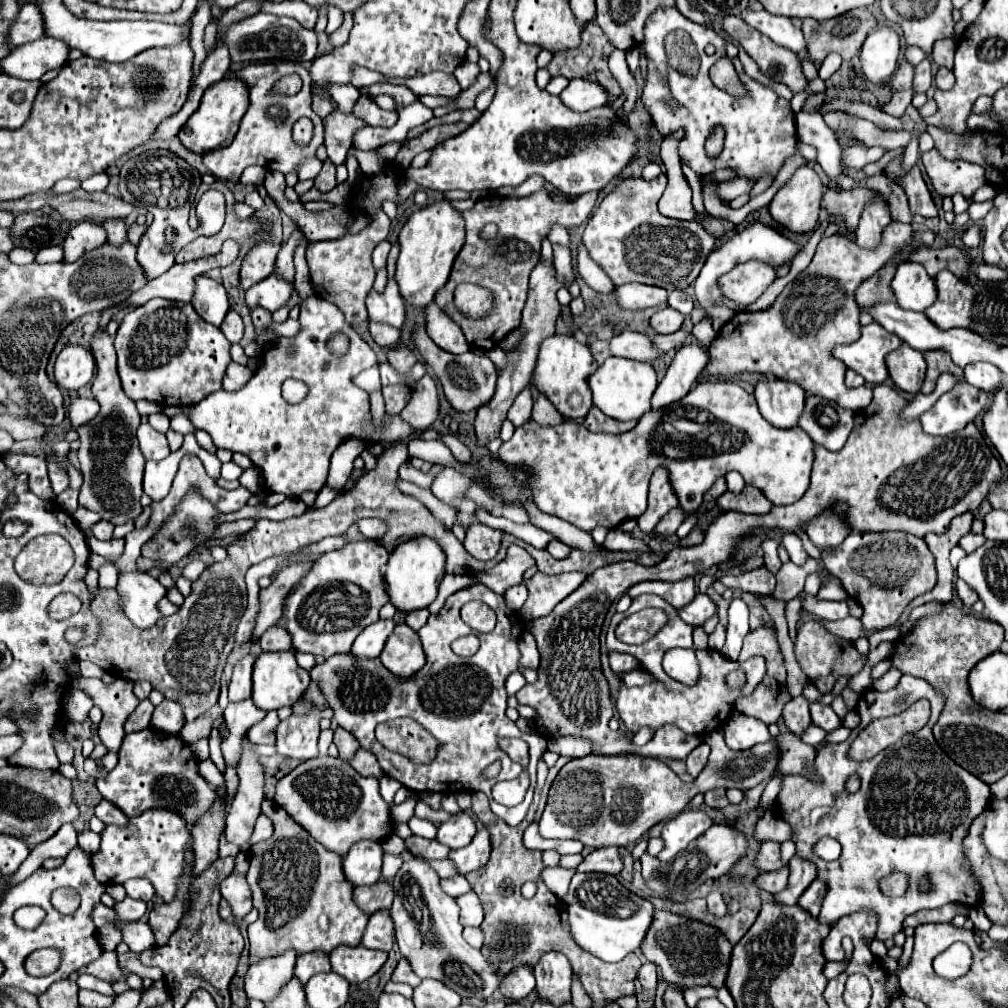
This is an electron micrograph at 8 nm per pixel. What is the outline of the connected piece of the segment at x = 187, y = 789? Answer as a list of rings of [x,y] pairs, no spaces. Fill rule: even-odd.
[[[154,728],[126,734],[116,768],[106,778],[96,780],[96,786],[102,798],[120,808],[128,818],[140,816],[150,808],[168,808],[180,812],[188,828],[192,828],[192,820],[196,820],[200,812],[206,812],[208,804],[216,800],[216,790],[198,772],[198,760],[192,756],[190,744],[180,736],[160,736]]]

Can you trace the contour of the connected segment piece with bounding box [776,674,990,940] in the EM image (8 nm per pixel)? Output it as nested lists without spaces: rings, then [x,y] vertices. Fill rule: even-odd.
[[[904,674],[896,688],[888,692],[866,690],[860,694],[856,704],[860,724],[844,742],[824,744],[818,750],[816,770],[824,776],[824,784],[816,786],[804,776],[782,778],[776,808],[792,826],[790,840],[796,844],[796,856],[810,860],[816,866],[818,880],[826,884],[822,910],[816,918],[820,924],[832,924],[838,916],[870,908],[878,914],[876,938],[888,940],[902,930],[904,918],[918,910],[940,908],[948,902],[958,902],[964,906],[976,906],[980,902],[980,886],[972,876],[968,860],[964,858],[962,840],[968,834],[972,820],[982,812],[984,804],[988,804],[990,786],[960,768],[936,744],[932,726],[936,724],[942,708],[944,696],[924,680],[908,674]],[[898,696],[908,698],[904,704],[898,704]],[[920,698],[926,698],[932,704],[930,720],[924,728],[904,734],[896,744],[884,748],[872,760],[854,762],[846,758],[846,746],[852,744],[860,728],[866,728],[872,720],[902,714]],[[852,774],[860,778],[860,790],[856,794],[846,790],[846,780]],[[822,836],[832,836],[842,844],[842,854],[838,860],[826,862],[810,854],[812,844]],[[894,872],[904,872],[908,876],[908,892],[902,898],[886,898],[880,892],[880,880]],[[924,872],[930,872],[930,880],[934,884],[928,894],[920,894],[916,886],[916,880]]]

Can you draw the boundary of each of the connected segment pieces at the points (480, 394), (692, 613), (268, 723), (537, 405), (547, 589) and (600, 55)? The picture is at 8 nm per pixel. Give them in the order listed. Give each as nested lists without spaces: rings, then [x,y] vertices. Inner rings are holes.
[[[418,328],[414,332],[414,344],[416,344],[420,356],[424,358],[424,362],[428,366],[432,366],[434,374],[442,382],[444,396],[448,398],[448,402],[452,404],[454,410],[470,412],[470,410],[476,410],[480,404],[488,404],[488,400],[492,400],[494,390],[496,390],[498,370],[488,356],[476,356],[474,352],[466,352],[466,354],[460,354],[460,356],[448,354],[442,348],[436,348],[436,344],[428,338],[424,328]]]
[[[700,592],[690,604],[678,608],[678,616],[690,626],[702,626],[710,616],[714,616],[714,612],[716,612],[716,604],[706,594]]]
[[[268,712],[264,720],[254,724],[248,730],[248,738],[254,744],[274,744],[276,742],[276,728],[278,728],[278,716],[276,712]]]
[[[540,392],[538,398],[534,400],[532,406],[532,420],[536,420],[541,425],[558,425],[564,422],[564,418],[558,414],[554,404]]]
[[[536,572],[530,580],[526,580],[528,600],[518,612],[522,620],[534,620],[540,616],[548,616],[556,608],[560,600],[572,594],[586,580],[584,572],[568,572],[558,576],[548,576]]]
[[[592,20],[592,24],[582,26],[580,34],[582,42],[576,52],[558,52],[554,54],[554,60],[548,66],[548,72],[552,76],[564,76],[564,78],[586,78],[594,80],[612,96],[620,96],[620,86],[614,80],[614,76],[608,70],[608,56],[614,46],[608,44],[608,38],[600,30],[600,26]]]

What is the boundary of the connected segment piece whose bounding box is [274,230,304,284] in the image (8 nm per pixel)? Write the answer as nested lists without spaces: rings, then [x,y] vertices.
[[[294,230],[290,240],[286,244],[282,244],[282,250],[278,252],[278,258],[276,258],[276,270],[274,272],[278,276],[284,276],[284,280],[288,280],[290,284],[294,284],[294,262],[292,262],[294,248],[302,238],[304,238],[304,234],[300,230]]]

